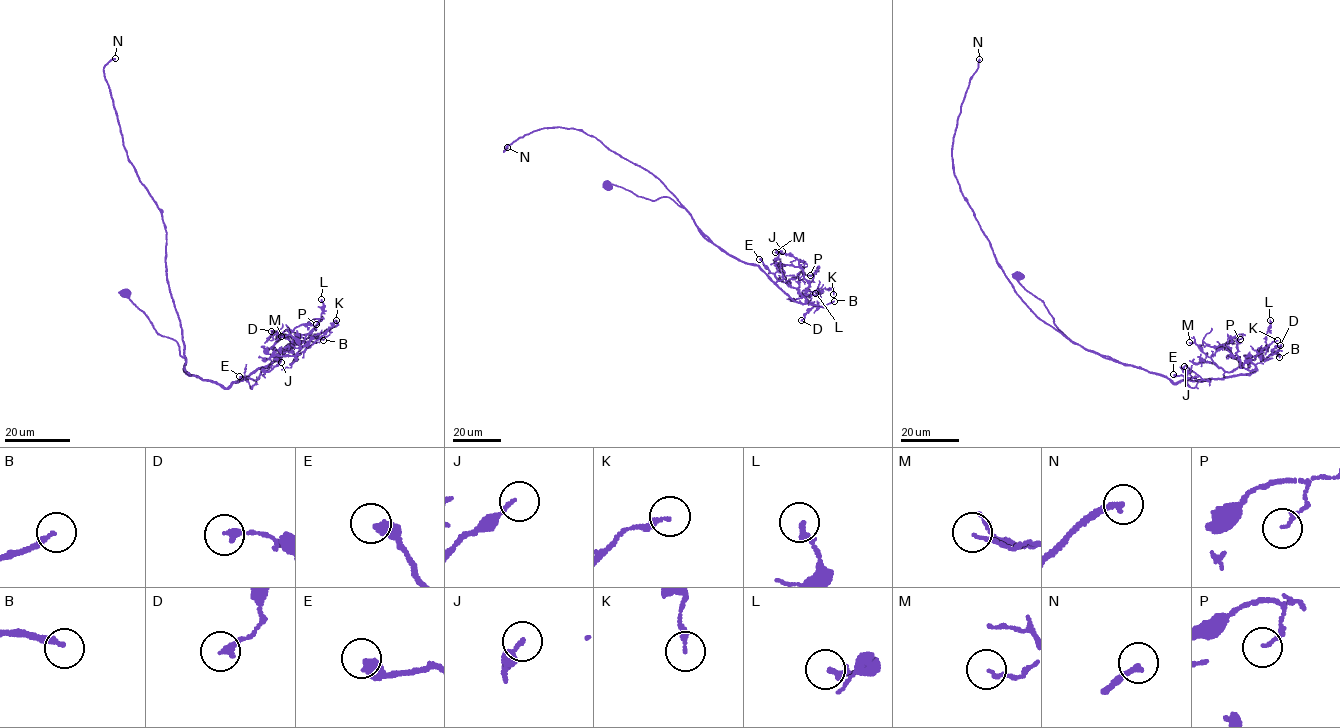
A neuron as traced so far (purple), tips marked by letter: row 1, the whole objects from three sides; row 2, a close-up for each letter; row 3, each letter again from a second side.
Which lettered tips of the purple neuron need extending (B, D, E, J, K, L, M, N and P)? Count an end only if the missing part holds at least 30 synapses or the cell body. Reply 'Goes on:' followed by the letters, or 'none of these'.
Goes on: N

